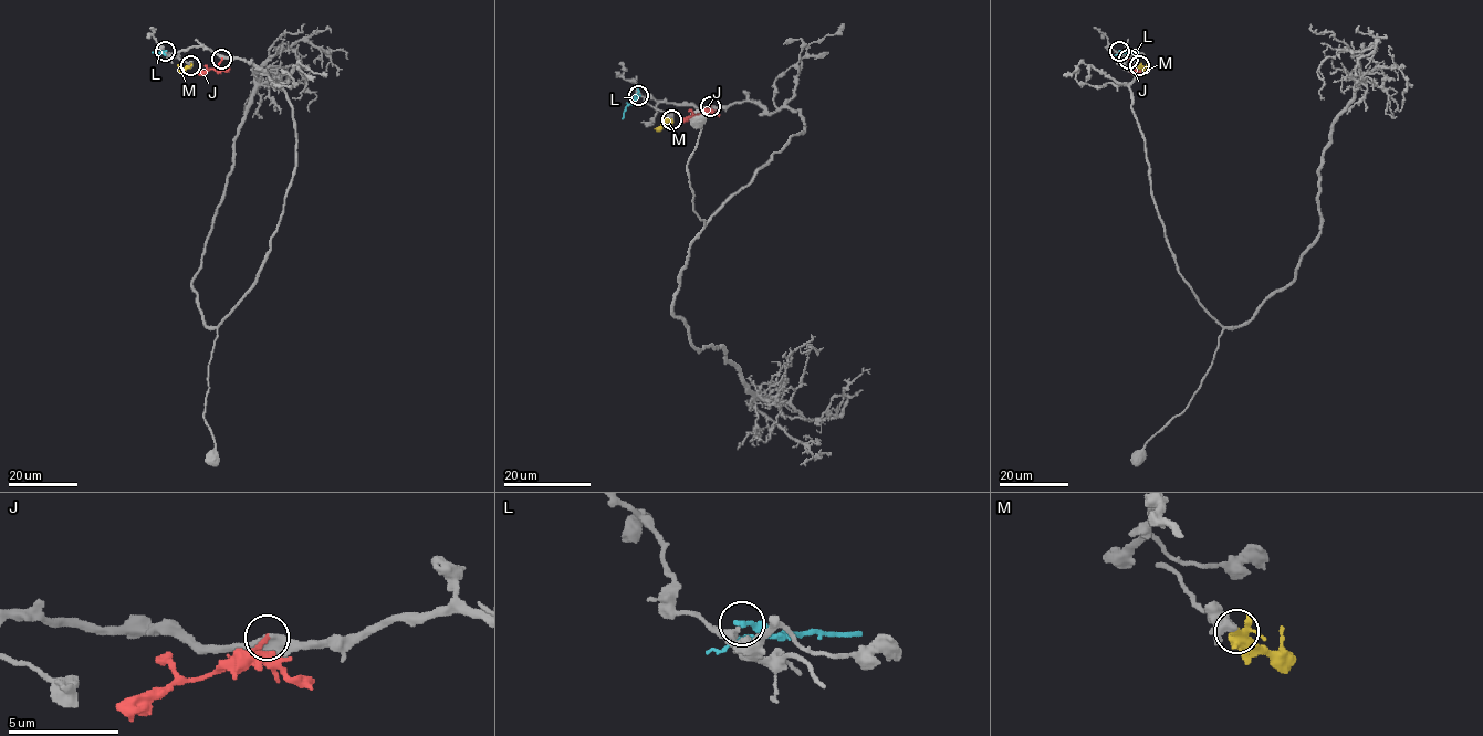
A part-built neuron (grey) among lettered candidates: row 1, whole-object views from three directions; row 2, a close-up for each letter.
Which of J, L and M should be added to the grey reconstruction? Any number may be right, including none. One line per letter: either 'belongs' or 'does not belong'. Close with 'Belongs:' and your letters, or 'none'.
J: belongs
L: does not belong
M: does not belong
Belongs: J

